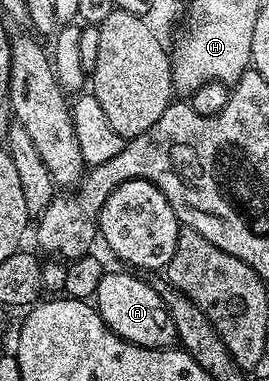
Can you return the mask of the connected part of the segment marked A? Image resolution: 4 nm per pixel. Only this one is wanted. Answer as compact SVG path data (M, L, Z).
M106 271L103 279L99 279L99 289L95 298L97 314L111 331L115 331L115 335L119 335L125 341L148 349L170 348L177 341L177 332L163 299L154 291L148 280L144 281L141 278L144 276L133 271L125 272L129 273Z

